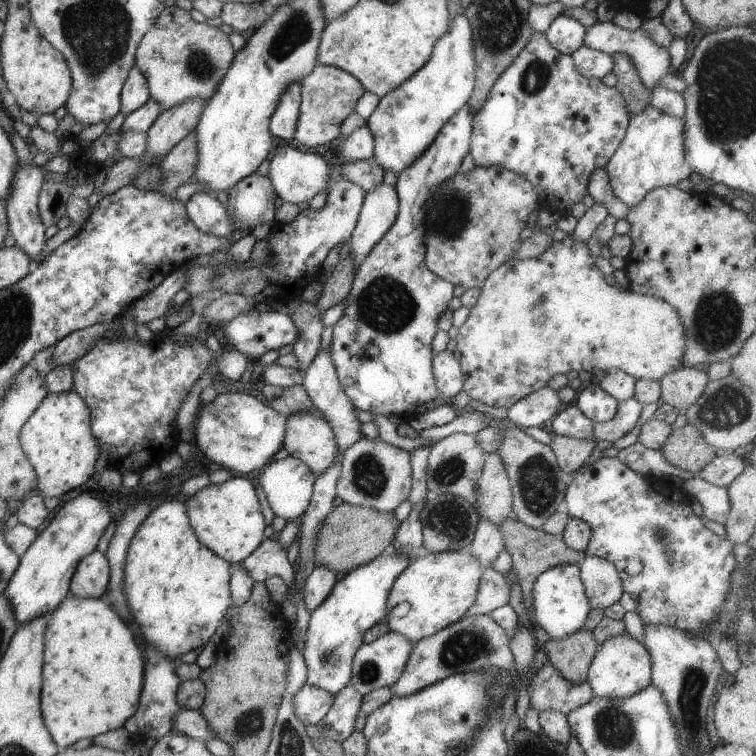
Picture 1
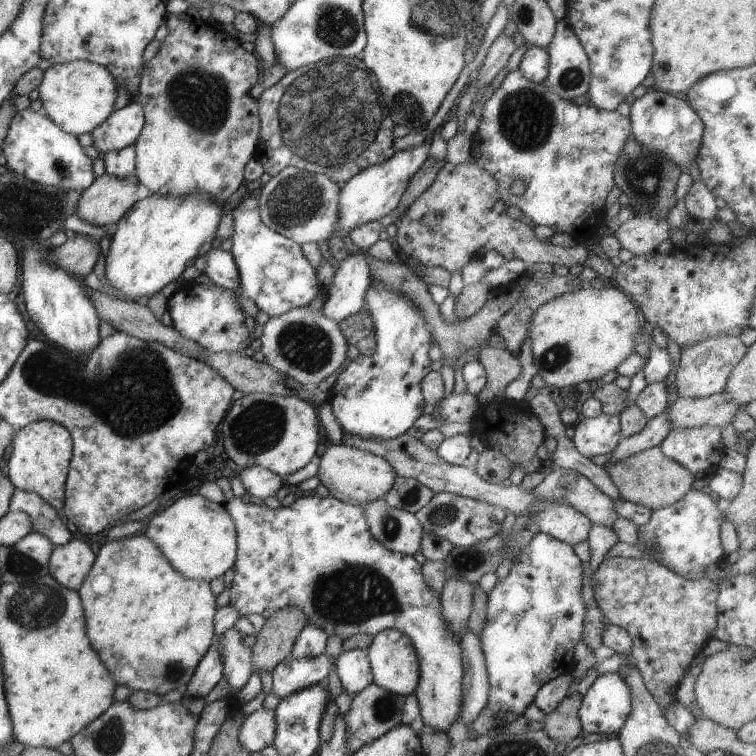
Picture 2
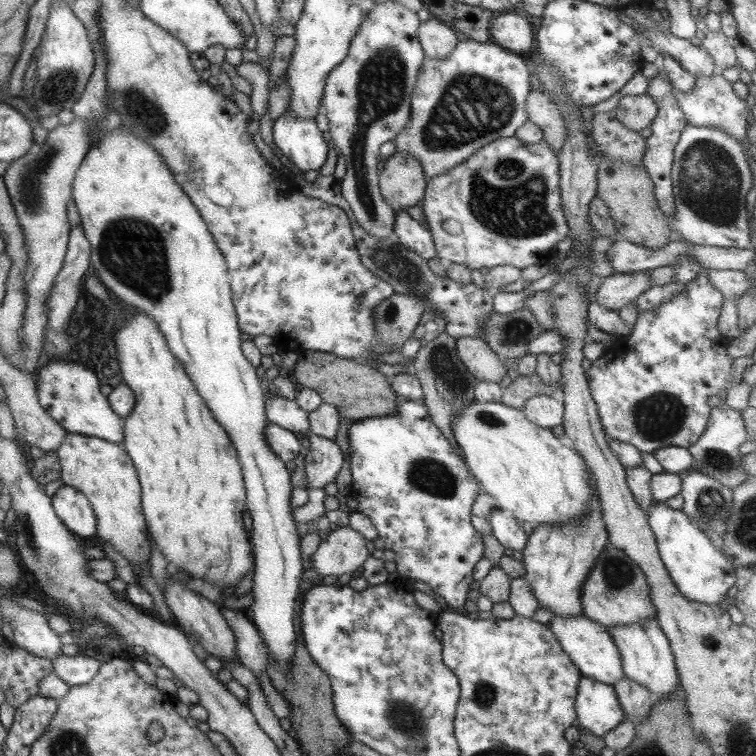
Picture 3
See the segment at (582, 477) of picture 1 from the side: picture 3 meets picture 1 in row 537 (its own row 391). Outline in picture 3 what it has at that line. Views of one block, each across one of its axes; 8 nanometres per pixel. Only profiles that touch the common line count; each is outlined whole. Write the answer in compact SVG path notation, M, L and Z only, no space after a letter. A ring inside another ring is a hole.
M702 269L700 274L693 281L687 283L685 289L675 295L675 297L661 302L661 305L655 307L655 309L638 312L635 324L633 328L630 329L630 333L620 340L623 344L621 344L621 349L614 351L607 350L606 354L601 354L596 360L585 365L584 373L585 377L587 377L590 395L595 402L597 416L599 417L599 422L601 423L606 438L613 438L613 440L617 442L634 446L639 452L652 453L653 450L667 446L689 448L705 430L707 417L709 417L709 413L711 412L711 406L707 404L707 399L713 395L717 395L719 390L727 390L729 381L731 381L732 363L732 359L726 354L726 348L728 344L732 344L732 341L723 337L722 334L719 334L719 330L717 330L717 321L724 298L708 280L708 270L709 269Z

